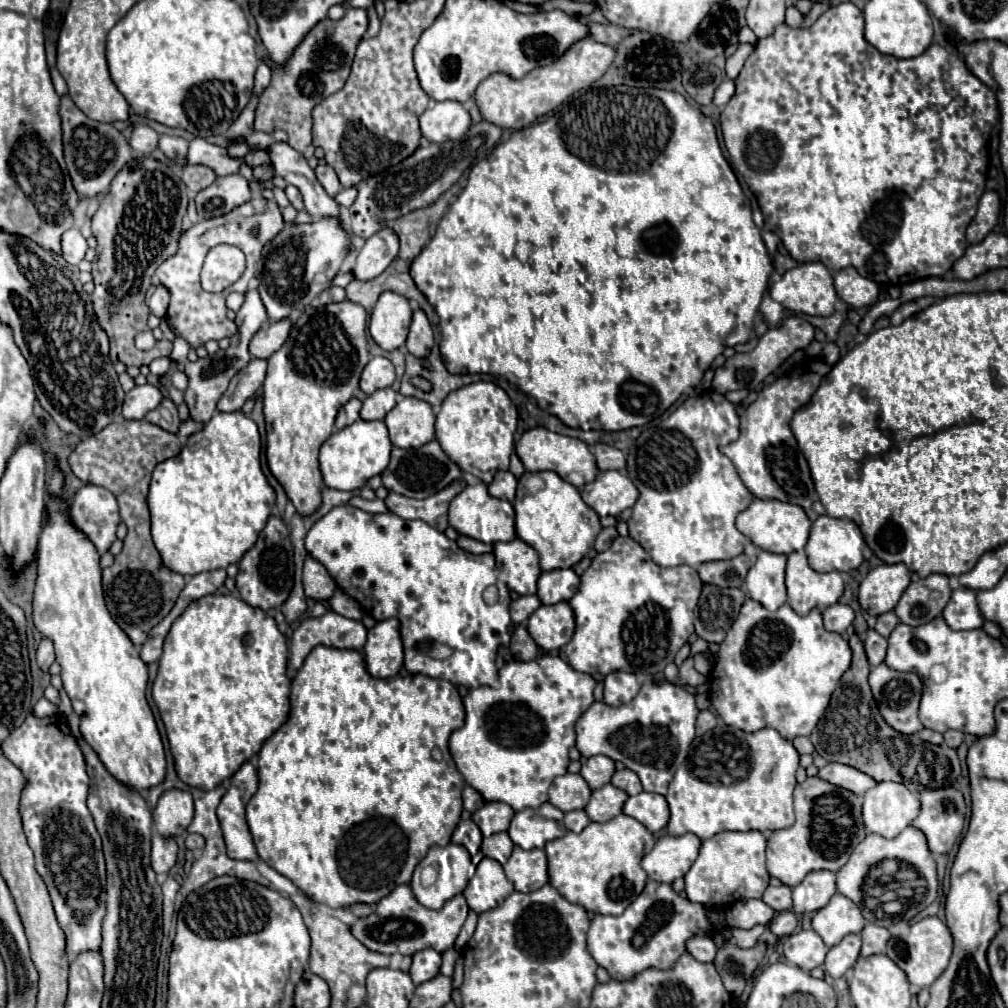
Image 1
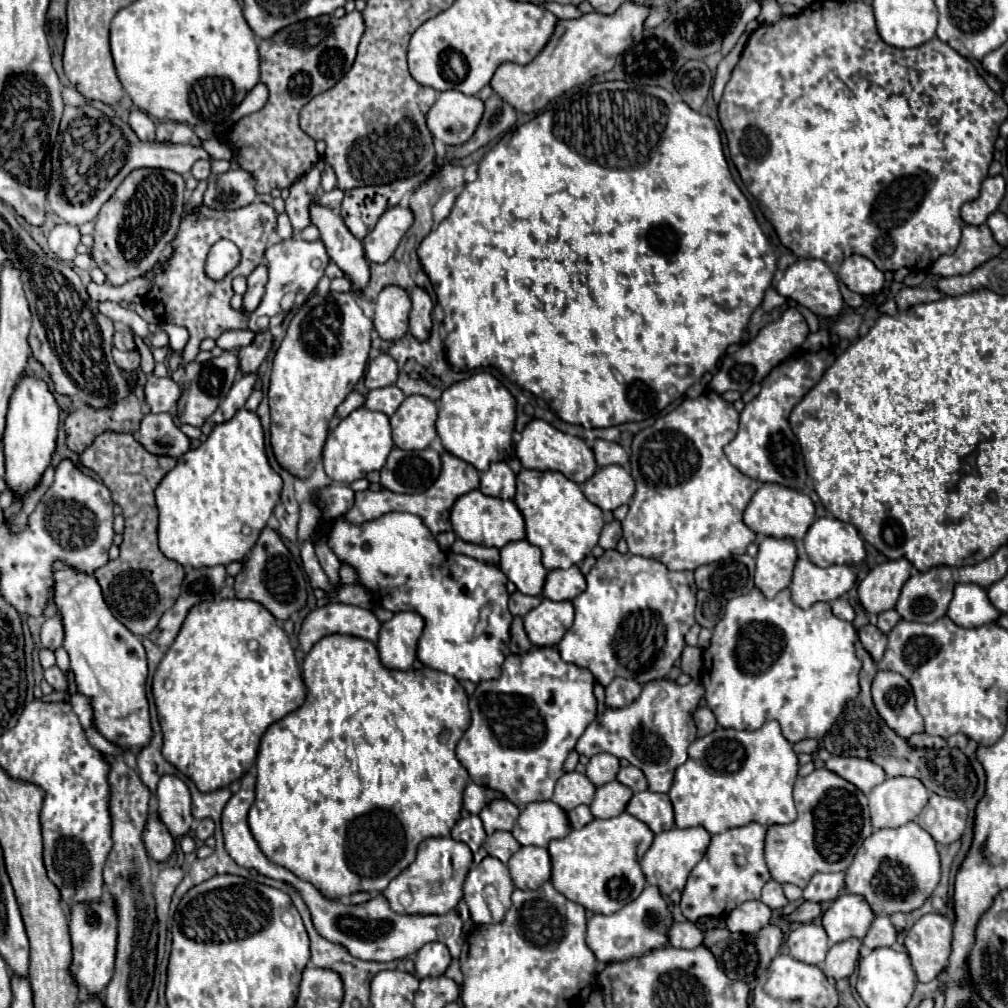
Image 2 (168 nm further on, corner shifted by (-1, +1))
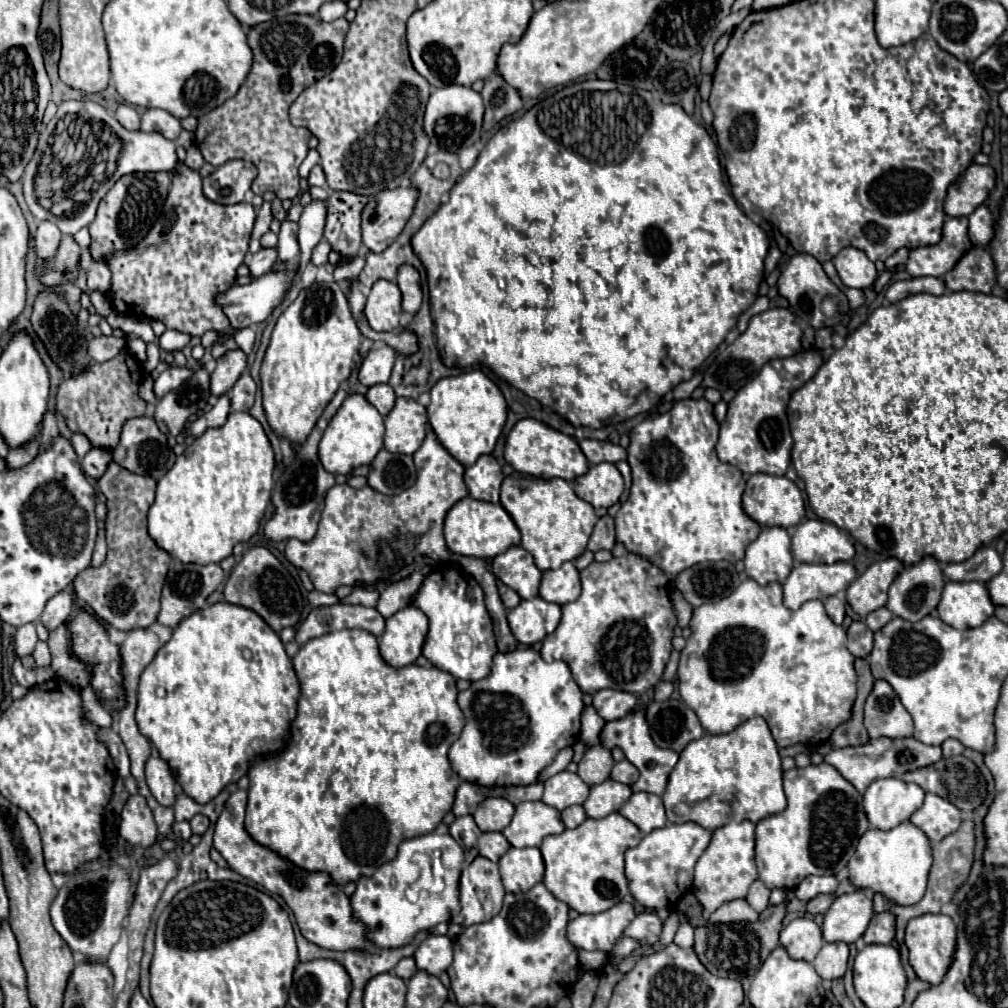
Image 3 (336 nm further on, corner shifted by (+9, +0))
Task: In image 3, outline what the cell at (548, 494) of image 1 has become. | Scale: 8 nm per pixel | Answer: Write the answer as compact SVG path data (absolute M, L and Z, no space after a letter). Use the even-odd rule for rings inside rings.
M512 472L502 482L500 504L512 516L522 534L522 548L534 556L534 562L542 572L560 568L564 562L578 558L586 550L588 538L598 520L594 508L578 498L572 486L562 478L544 480Z

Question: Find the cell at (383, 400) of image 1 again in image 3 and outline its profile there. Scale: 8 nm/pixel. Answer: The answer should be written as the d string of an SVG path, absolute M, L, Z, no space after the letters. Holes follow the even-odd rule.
M376 384L376 386L368 388L366 398L370 400L370 404L376 406L376 410L382 416L386 416L394 408L394 402L396 402L396 394L388 384Z

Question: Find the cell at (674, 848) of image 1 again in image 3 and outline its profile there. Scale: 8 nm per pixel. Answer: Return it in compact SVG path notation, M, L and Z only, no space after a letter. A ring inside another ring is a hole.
M696 822L666 824L642 838L634 848L626 850L626 880L634 900L650 910L668 908L674 910L678 900L692 890L694 864L710 844L712 832Z

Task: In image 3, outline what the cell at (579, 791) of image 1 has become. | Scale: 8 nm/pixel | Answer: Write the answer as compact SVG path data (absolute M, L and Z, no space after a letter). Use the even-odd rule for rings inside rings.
M568 770L558 772L556 776L544 782L542 802L554 806L556 810L564 810L572 804L584 804L586 798L588 798L588 784L582 782L578 774L572 774Z

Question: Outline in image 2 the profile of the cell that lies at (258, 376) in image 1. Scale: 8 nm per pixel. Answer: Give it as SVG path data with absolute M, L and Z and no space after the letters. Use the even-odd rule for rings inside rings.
M244 373L236 379L236 383L232 385L230 393L226 397L220 399L220 407L216 409L211 417L212 422L215 424L223 423L232 419L232 415L244 407L246 399L250 397L252 389L254 389L254 383L256 383L258 375L256 373ZM222 407L224 407L224 413L222 413Z

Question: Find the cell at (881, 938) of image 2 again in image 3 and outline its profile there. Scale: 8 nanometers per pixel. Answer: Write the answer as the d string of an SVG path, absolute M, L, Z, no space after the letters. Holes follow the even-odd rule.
M880 912L870 920L864 934L866 944L890 944L896 936L896 916L892 912Z

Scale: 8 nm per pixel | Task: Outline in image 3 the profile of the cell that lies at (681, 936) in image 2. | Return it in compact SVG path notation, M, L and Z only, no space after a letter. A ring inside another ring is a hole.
M642 912L642 914L636 914L636 918L628 924L628 928L624 930L624 936L636 938L644 944L652 944L658 940L662 926L664 922L654 912Z

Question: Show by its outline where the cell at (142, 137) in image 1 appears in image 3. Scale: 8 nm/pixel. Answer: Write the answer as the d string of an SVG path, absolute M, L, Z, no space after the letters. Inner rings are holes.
M128 104L118 106L118 110L116 110L116 120L118 120L124 128L128 128L128 130L138 130L138 128L140 128L140 116L138 116L138 112L136 112L136 108L132 108L132 106L128 106Z

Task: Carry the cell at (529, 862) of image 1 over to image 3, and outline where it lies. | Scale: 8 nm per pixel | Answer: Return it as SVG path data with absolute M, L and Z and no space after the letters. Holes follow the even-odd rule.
M510 848L498 866L506 892L514 894L528 892L544 876L544 860L538 848Z

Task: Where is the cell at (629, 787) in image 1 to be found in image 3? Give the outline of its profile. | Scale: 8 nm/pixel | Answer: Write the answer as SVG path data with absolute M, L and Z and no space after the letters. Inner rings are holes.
M628 760L616 762L616 764L614 764L614 768L612 768L610 778L612 778L612 780L616 780L616 782L622 782L622 784L632 786L632 784L638 780L638 768L636 768L634 764L630 764Z

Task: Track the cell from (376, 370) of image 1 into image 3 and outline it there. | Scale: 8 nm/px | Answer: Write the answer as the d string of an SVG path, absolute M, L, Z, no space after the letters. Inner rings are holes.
M390 346L372 348L368 352L368 356L364 358L362 366L360 366L360 374L358 374L360 382L364 386L374 386L374 384L388 382L394 360L396 360L396 352Z

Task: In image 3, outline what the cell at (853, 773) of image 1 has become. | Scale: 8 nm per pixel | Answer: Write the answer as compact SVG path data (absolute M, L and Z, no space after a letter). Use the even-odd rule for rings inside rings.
M886 736L870 738L866 744L832 750L828 756L824 756L824 760L828 764L838 768L838 772L854 788L858 788L858 792L864 792L868 788L868 784L872 784L876 778L888 778L888 776L898 776L898 774L904 774L904 772L912 772L912 770L936 764L940 758L942 758L940 746L922 744L920 740L916 740L912 736L910 738L886 738Z

